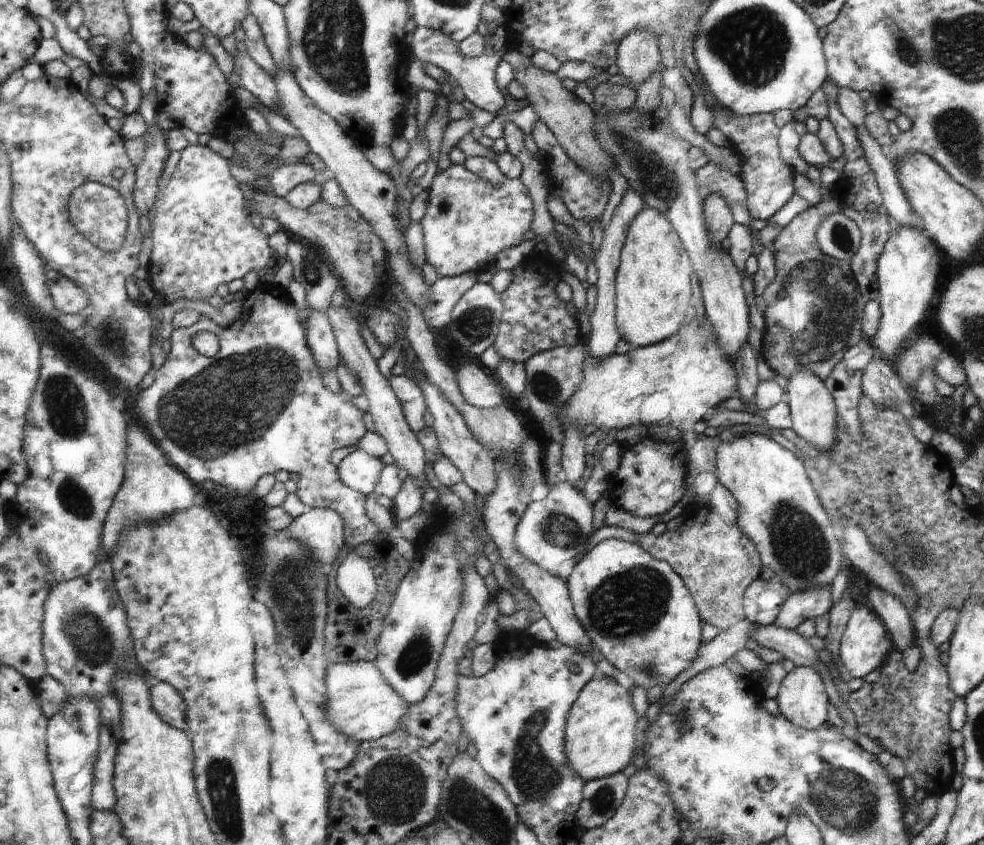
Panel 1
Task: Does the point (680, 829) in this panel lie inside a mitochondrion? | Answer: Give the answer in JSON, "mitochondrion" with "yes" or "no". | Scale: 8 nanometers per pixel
{"mitochondrion":"no"}

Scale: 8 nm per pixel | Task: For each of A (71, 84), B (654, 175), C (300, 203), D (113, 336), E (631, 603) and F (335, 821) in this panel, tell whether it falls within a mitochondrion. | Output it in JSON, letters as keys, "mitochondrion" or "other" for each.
{"A":"other","B":"mitochondrion","C":"other","D":"mitochondrion","E":"mitochondrion","F":"other"}

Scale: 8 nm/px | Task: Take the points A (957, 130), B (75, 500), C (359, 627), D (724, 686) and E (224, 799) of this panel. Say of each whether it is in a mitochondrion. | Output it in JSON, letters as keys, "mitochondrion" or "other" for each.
{"A":"mitochondrion","B":"mitochondrion","C":"other","D":"other","E":"mitochondrion"}

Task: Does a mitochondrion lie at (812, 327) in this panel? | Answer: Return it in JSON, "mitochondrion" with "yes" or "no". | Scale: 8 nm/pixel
{"mitochondrion":"yes"}

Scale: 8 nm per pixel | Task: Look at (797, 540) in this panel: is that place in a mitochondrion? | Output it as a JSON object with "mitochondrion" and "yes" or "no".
{"mitochondrion":"yes"}

